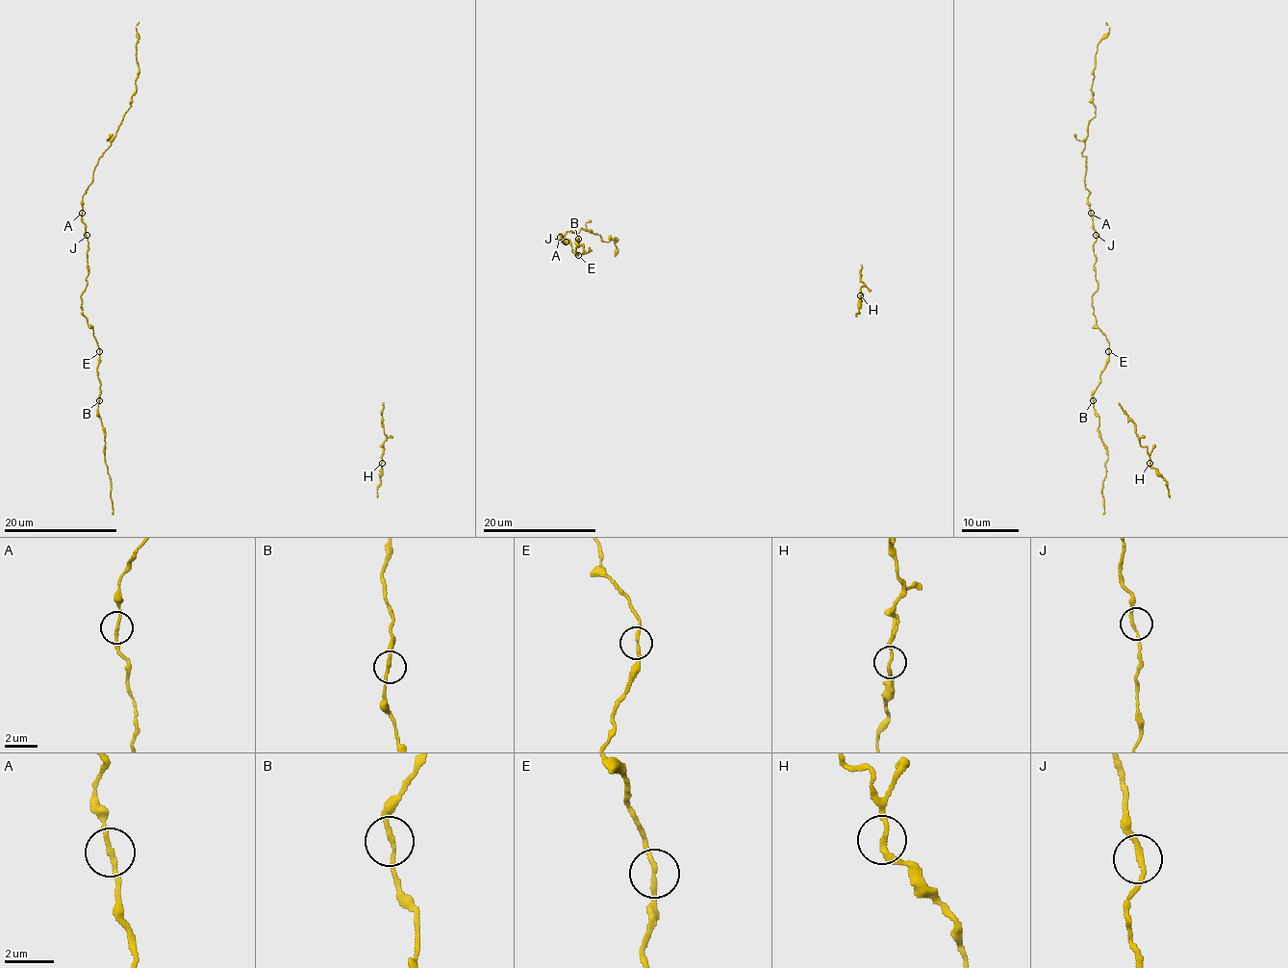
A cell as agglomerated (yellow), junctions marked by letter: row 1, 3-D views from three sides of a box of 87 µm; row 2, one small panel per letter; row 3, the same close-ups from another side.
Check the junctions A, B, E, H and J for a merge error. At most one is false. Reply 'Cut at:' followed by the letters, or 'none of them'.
Cut at: none of them

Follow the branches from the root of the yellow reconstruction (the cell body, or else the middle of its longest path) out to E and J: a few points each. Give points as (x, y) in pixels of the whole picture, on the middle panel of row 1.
E: (581, 244), (576, 242), (578, 239), (575, 249), (578, 255)
J: (581, 244), (576, 242), (578, 239), (576, 256), (572, 247), (560, 238), (566, 242)

